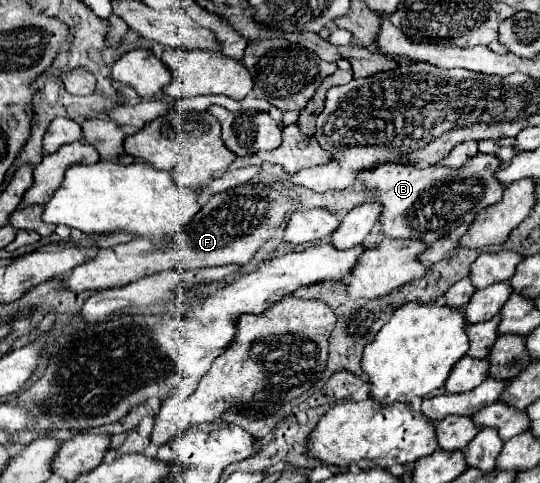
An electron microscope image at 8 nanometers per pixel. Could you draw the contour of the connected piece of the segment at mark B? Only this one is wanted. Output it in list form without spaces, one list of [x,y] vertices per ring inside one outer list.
[[[476,154],[460,168],[428,166],[416,170],[410,164],[382,164],[360,172],[358,184],[370,194],[370,200],[382,204],[378,226],[386,238],[418,238],[432,244],[446,236],[446,226],[454,230],[462,222],[470,224],[480,210],[500,200],[504,186],[494,178],[498,166],[500,160],[492,154]]]

